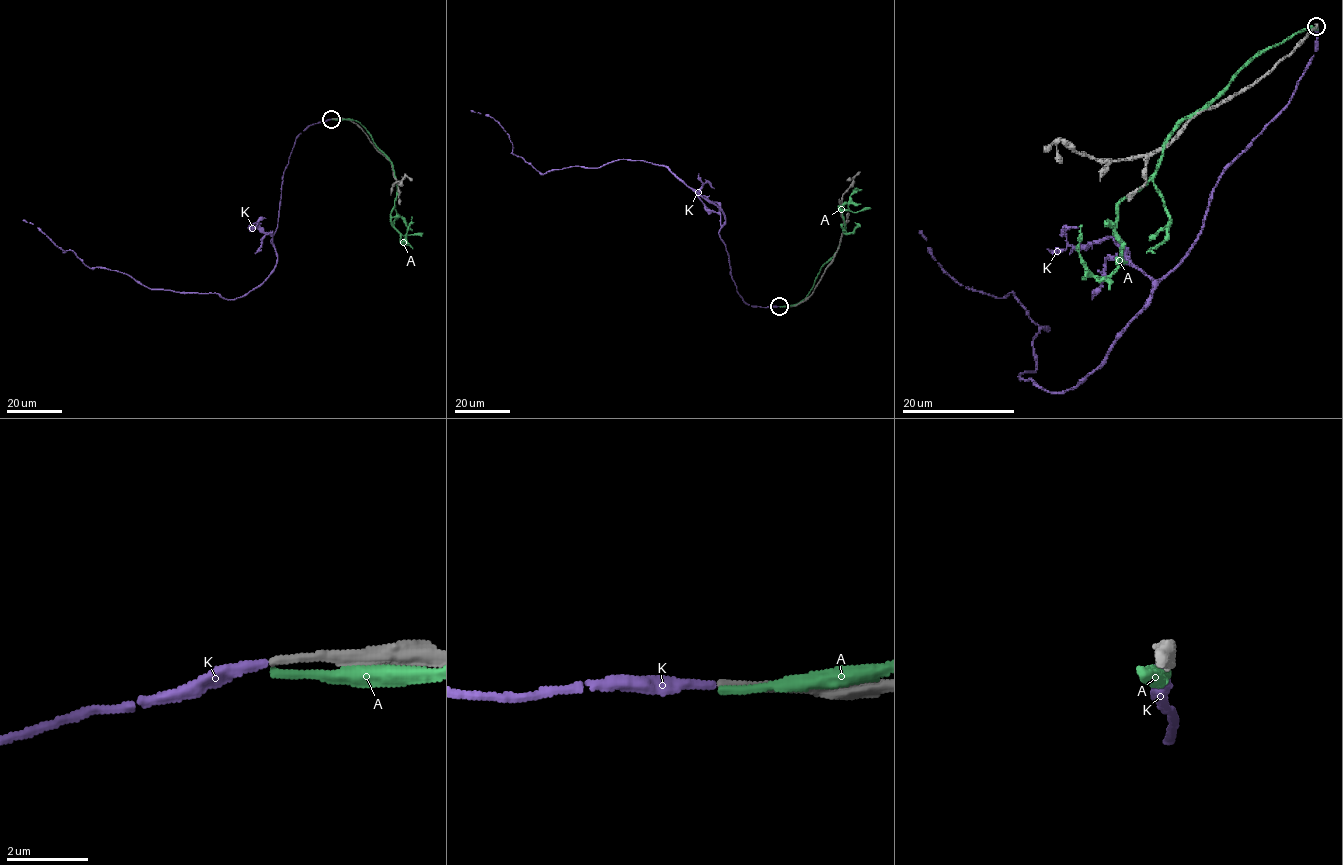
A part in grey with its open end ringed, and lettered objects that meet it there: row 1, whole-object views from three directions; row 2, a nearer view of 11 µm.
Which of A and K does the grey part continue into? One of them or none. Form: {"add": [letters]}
{"add": ["K"]}

